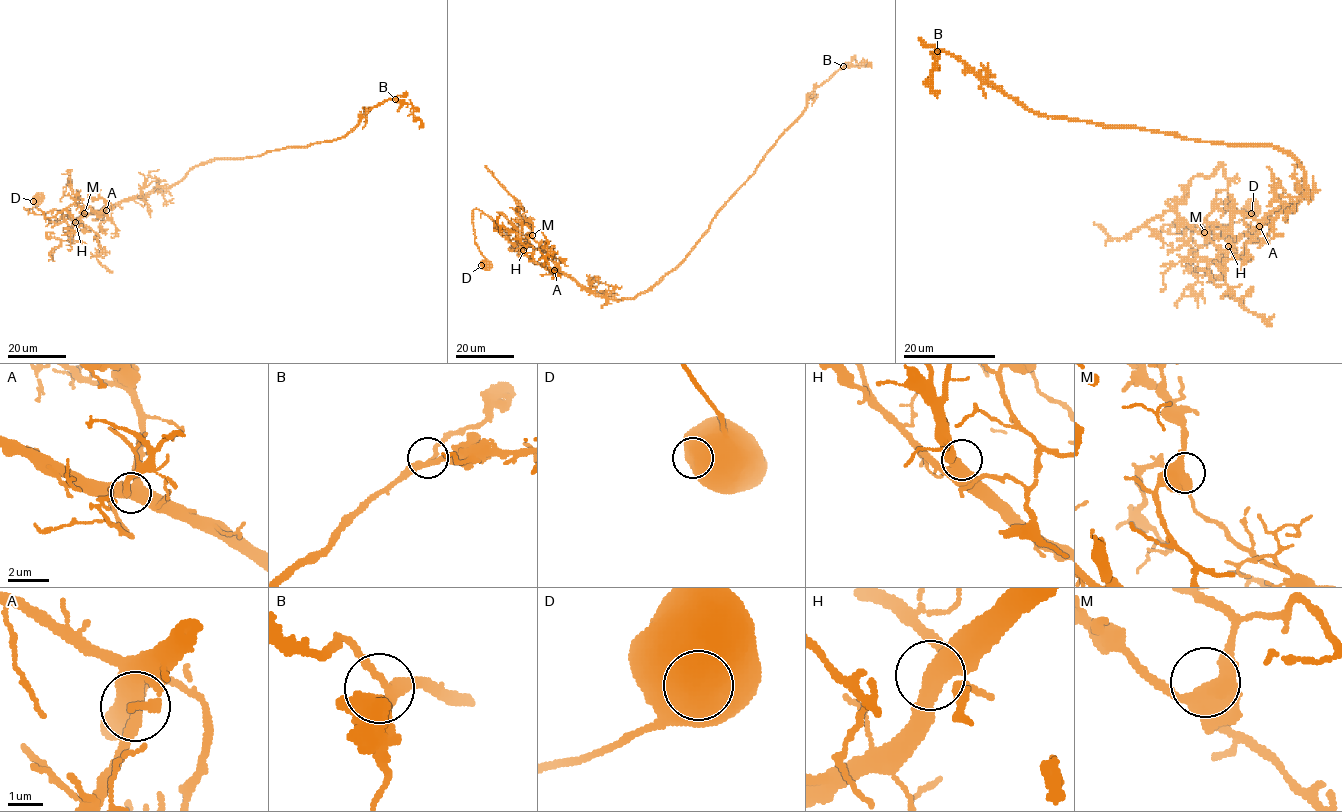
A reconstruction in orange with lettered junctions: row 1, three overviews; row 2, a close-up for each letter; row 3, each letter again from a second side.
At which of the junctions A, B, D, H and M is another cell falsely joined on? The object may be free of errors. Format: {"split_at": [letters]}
{"split_at": []}

